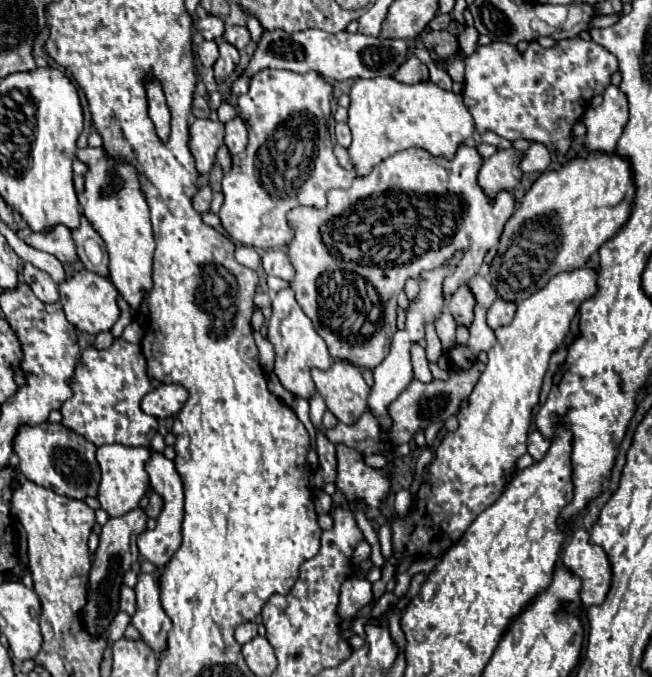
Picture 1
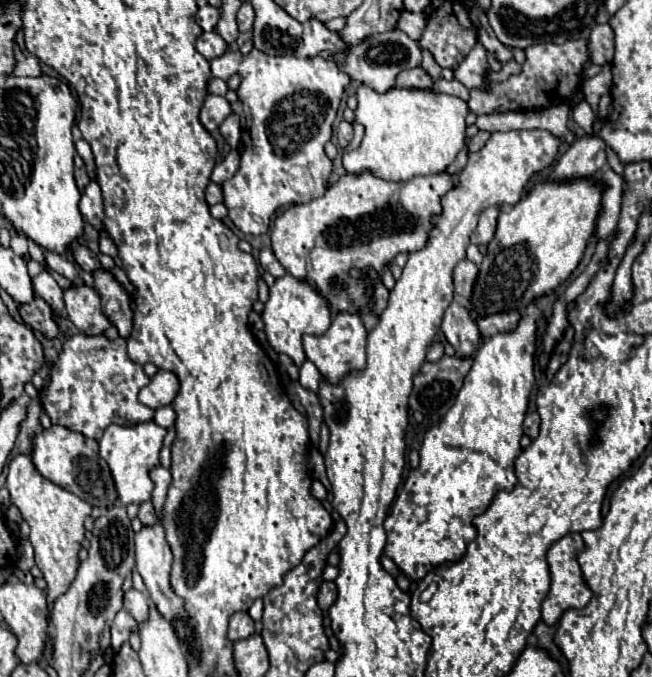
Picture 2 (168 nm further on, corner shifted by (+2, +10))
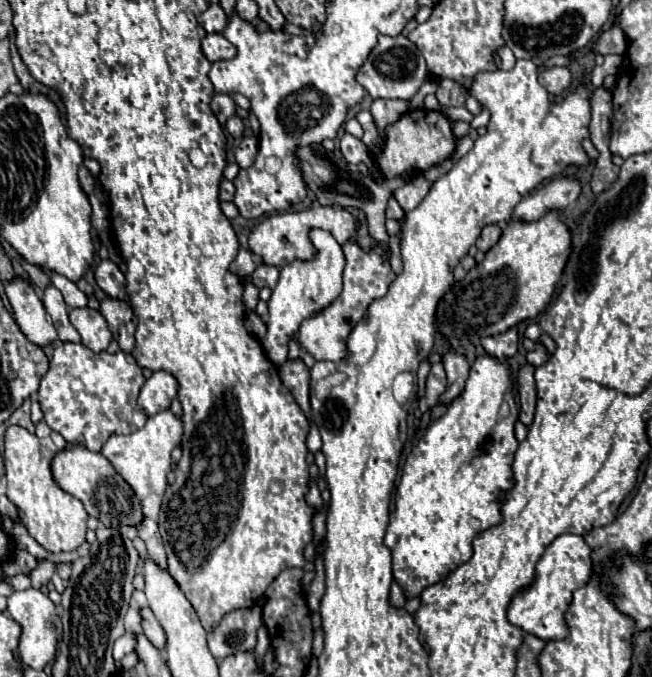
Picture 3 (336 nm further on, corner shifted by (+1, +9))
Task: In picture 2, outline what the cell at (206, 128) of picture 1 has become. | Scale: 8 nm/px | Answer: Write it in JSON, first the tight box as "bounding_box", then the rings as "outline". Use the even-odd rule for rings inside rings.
{"bounding_box":[200,94,232,130],"outline":[[[208,94],[206,102],[204,102],[202,110],[200,110],[200,122],[204,124],[204,128],[212,130],[212,128],[218,128],[228,114],[232,114],[230,102],[224,96]]]}

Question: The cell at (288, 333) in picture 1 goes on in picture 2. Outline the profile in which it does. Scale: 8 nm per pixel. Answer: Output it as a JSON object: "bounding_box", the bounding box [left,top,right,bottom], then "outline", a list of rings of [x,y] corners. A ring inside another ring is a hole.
{"bounding_box":[262,274,332,366],"outline":[[[286,274],[276,280],[276,284],[270,288],[270,298],[262,312],[264,332],[270,348],[278,354],[288,354],[296,366],[302,366],[302,362],[306,360],[302,348],[302,336],[304,334],[320,336],[330,326],[330,320],[332,320],[332,310],[328,306],[328,300],[320,296],[320,292],[308,280],[298,280],[292,274]]]}

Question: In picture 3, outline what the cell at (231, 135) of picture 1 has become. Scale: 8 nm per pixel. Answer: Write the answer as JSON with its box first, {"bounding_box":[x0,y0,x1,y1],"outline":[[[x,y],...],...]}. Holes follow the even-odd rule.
{"bounding_box":[225,115,245,139],"outline":[[[233,115],[233,117],[229,117],[229,119],[227,119],[225,129],[227,129],[227,131],[229,131],[229,133],[235,137],[235,139],[241,139],[245,125],[243,125],[243,121],[241,121],[237,115]]]}

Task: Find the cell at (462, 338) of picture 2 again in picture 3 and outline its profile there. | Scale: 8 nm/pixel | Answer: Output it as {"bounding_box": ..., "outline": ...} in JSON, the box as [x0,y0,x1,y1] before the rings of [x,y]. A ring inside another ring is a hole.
{"bounding_box":[441,353,469,403],"outline":[[[447,353],[443,357],[443,365],[447,371],[447,391],[441,395],[441,403],[451,403],[463,391],[469,375],[469,363],[461,353]]]}

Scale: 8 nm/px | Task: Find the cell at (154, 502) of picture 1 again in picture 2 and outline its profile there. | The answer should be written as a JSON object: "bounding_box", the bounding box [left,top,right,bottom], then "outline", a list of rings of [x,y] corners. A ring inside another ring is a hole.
{"bounding_box":[138,502,158,526],"outline":[[[144,502],[144,504],[140,506],[138,518],[140,518],[142,526],[154,526],[154,524],[158,524],[158,516],[156,516],[156,512],[154,512],[152,502]]]}

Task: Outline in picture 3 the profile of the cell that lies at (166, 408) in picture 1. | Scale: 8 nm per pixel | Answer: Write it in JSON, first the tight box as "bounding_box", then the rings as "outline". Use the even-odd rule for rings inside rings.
{"bounding_box":[137,371,179,415],"outline":[[[155,371],[141,387],[137,403],[145,409],[147,415],[155,415],[159,411],[169,409],[171,401],[177,397],[177,389],[179,383],[171,373]]]}

